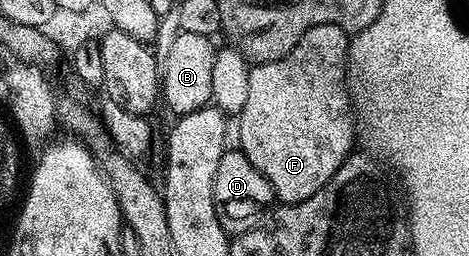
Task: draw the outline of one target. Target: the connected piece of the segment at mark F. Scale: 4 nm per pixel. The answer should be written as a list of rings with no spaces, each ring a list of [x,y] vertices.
[[[318,24],[307,30],[302,40],[298,40],[298,44],[294,44],[286,56],[253,65],[248,71],[246,104],[242,104],[242,112],[238,115],[238,148],[246,160],[250,160],[250,164],[254,164],[262,176],[266,176],[273,195],[281,203],[295,204],[310,200],[310,196],[325,186],[353,153],[352,142],[354,146],[358,135],[348,92],[349,41],[349,31],[338,24]]]

